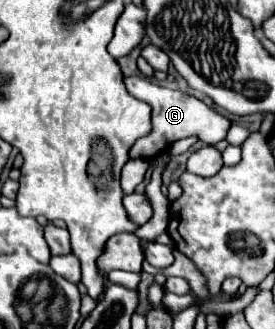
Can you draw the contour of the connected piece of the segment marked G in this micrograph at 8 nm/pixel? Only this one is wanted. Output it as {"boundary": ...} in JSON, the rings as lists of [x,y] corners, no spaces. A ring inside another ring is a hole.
{"boundary":[[[125,75],[123,81],[127,85],[127,91],[133,97],[137,97],[141,101],[147,101],[153,107],[153,129],[143,139],[135,141],[135,145],[131,147],[131,159],[157,157],[157,155],[165,153],[169,149],[169,145],[173,145],[175,141],[191,137],[191,135],[197,135],[207,145],[215,145],[215,143],[219,143],[227,137],[231,121],[227,117],[219,115],[217,111],[213,111],[211,107],[207,107],[203,101],[199,101],[199,99],[187,95],[187,93],[181,93],[181,91],[165,89],[157,83],[151,83],[145,77],[127,77]]]}

